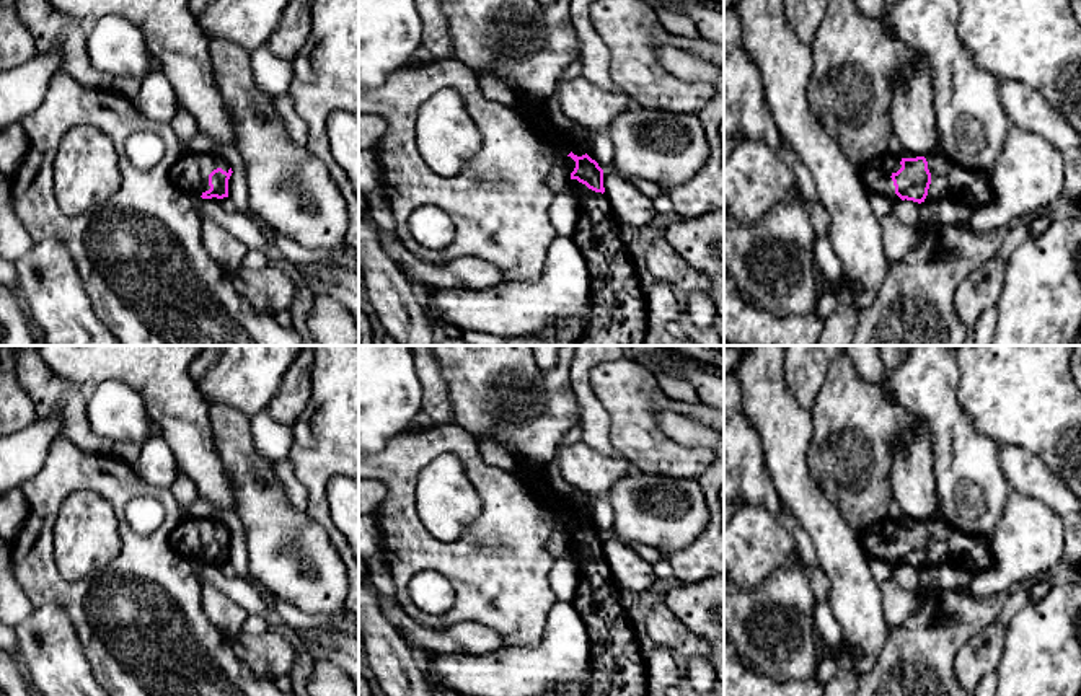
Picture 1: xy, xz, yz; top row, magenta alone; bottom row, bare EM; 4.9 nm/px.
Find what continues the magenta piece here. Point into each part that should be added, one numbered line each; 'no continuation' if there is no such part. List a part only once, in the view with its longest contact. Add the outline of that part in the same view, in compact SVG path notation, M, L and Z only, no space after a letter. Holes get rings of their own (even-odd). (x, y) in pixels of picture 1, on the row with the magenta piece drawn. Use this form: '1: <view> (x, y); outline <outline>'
1: xz (618, 315); outline M571 179L569 186L582 200L572 238L590 272L590 308L577 346L644 346L651 321L633 266L636 249L620 236L605 194L577 179Z
2: yz (876, 176); outline M902 150L898 155L892 155L885 152L882 156L872 160L866 166L859 170L863 184L872 194L880 194L893 202L900 200L895 194L895 186L892 181L892 174L897 173L903 158L916 158L911 152Z

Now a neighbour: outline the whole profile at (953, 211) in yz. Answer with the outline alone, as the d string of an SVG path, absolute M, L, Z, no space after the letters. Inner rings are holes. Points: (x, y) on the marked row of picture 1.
M946 196L931 202L920 204L920 222L946 223L946 225L968 225L973 209L964 199Z

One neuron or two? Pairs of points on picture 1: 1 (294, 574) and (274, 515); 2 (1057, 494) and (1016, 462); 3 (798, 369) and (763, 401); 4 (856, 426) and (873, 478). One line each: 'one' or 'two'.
1: one
2: one
3: two
4: one

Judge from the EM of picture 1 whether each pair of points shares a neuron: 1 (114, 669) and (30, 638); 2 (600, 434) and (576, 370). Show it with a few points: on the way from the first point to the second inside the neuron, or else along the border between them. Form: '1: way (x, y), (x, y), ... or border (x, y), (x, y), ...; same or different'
1: border (72, 623), (95, 678); different
2: way (594, 418), (581, 387); same

